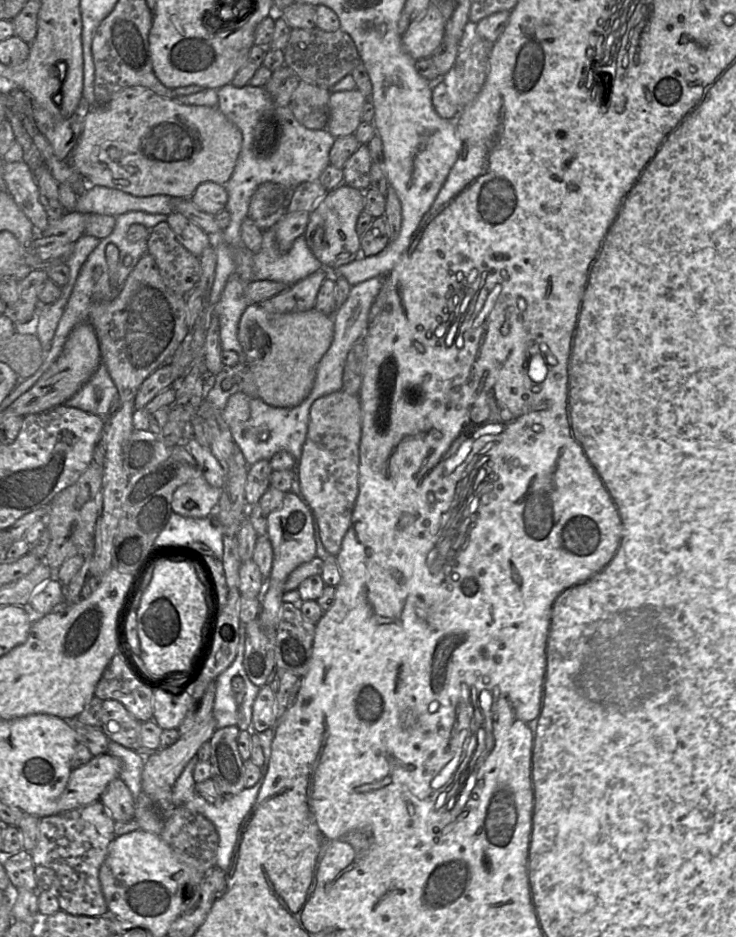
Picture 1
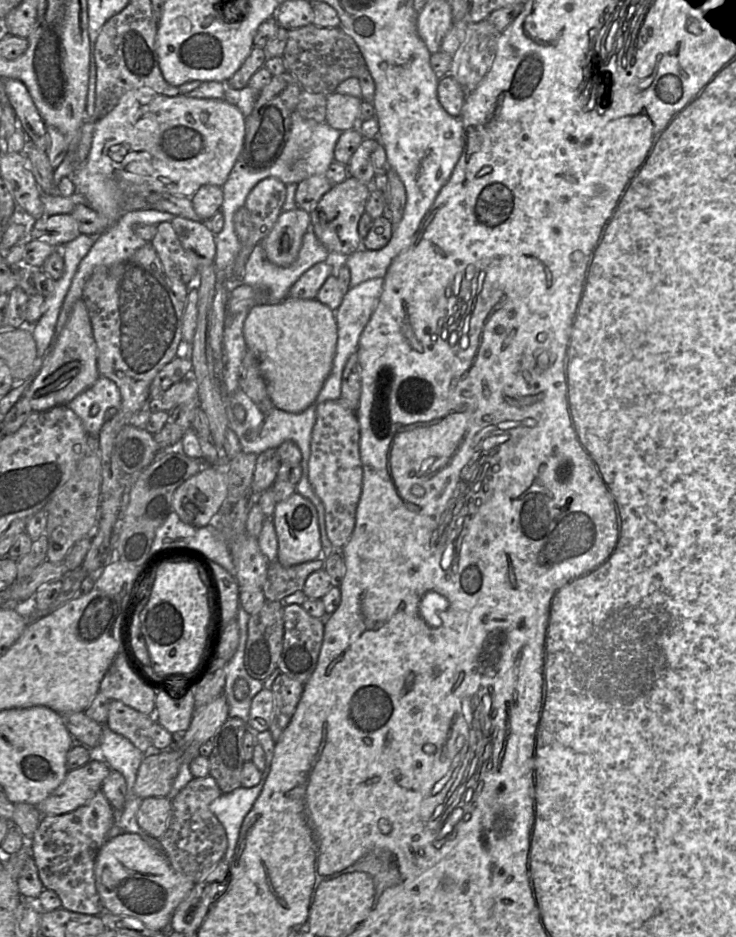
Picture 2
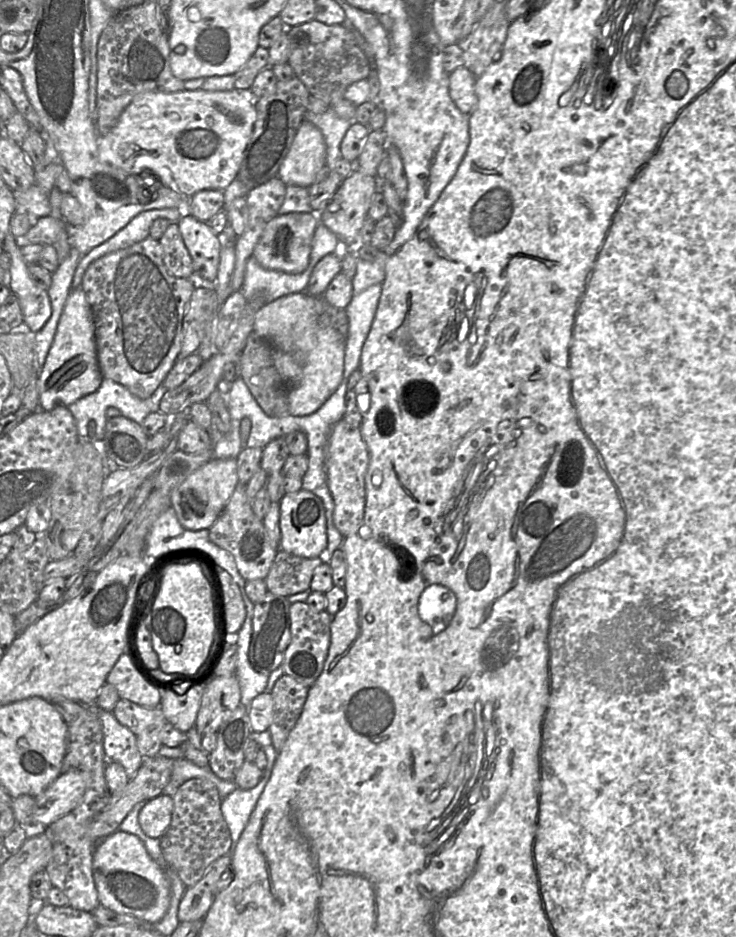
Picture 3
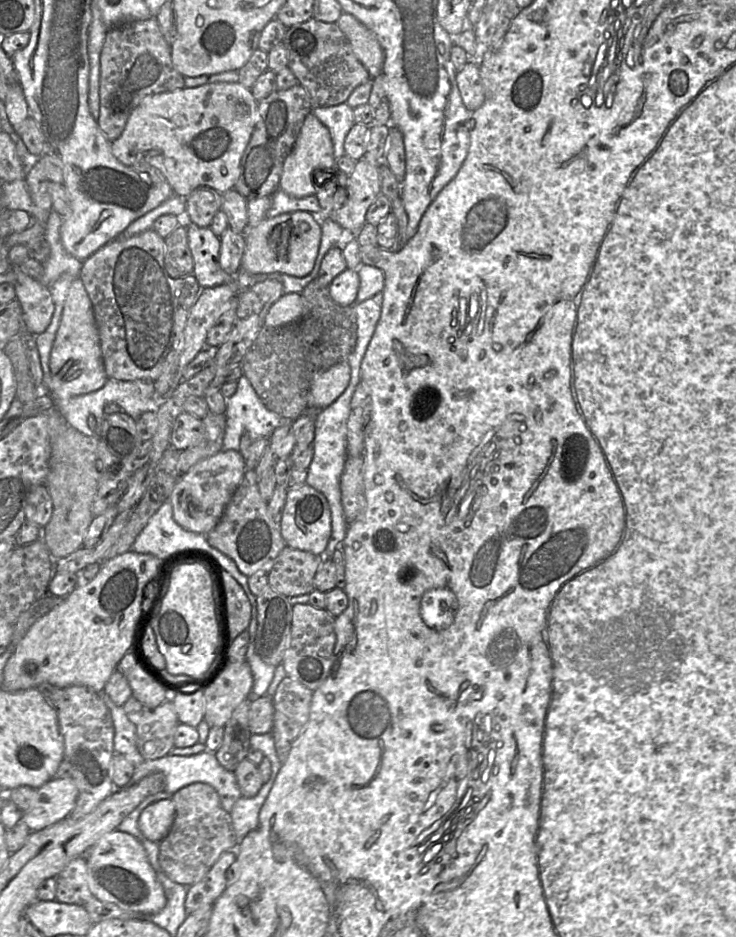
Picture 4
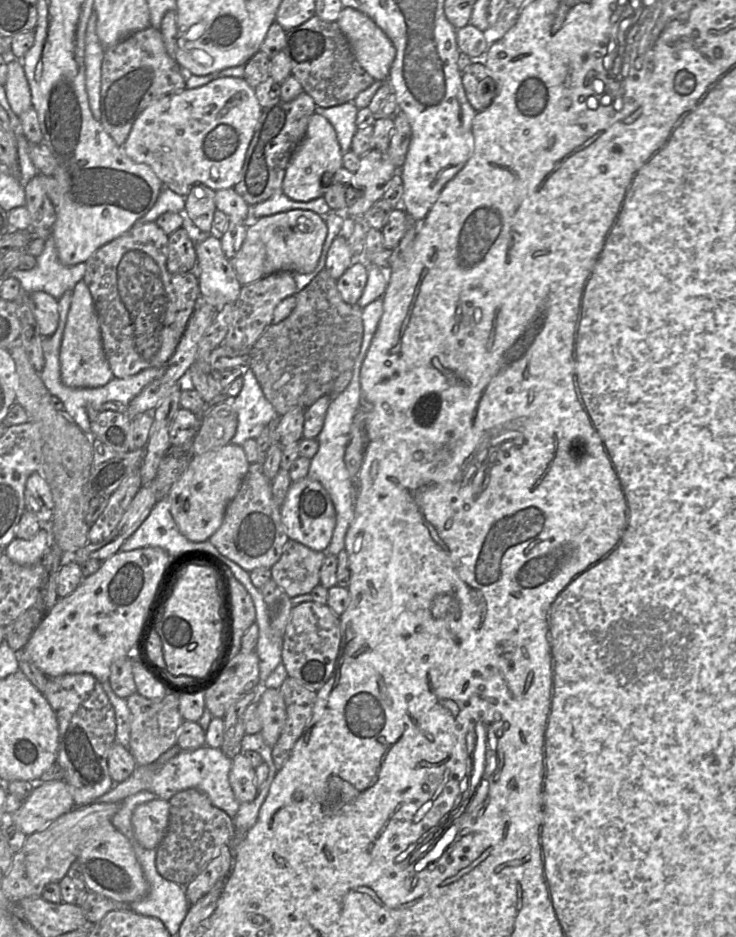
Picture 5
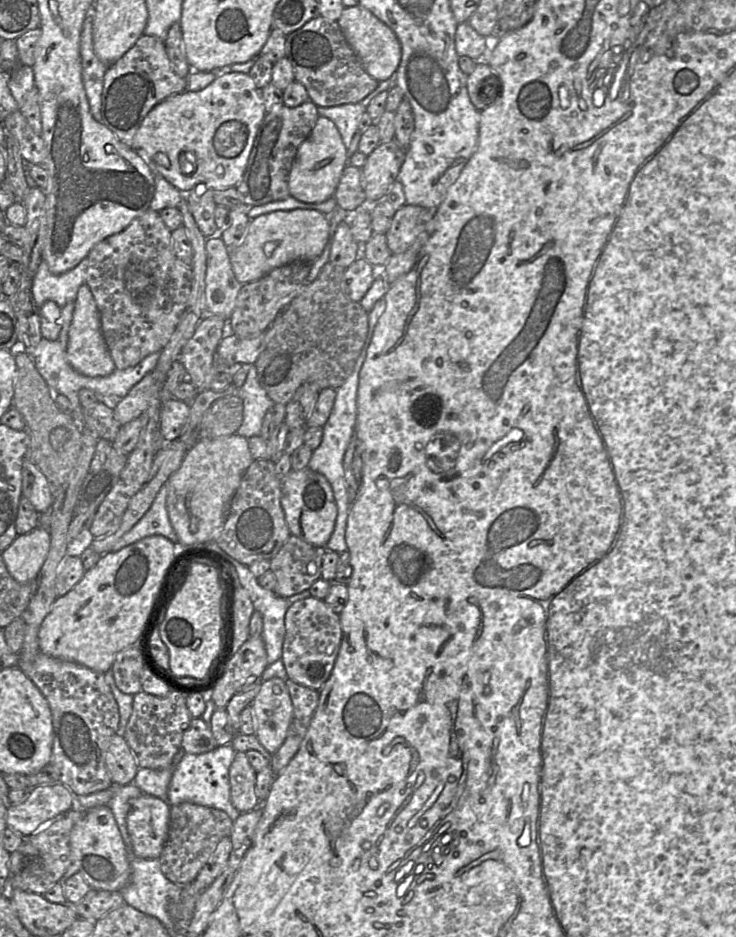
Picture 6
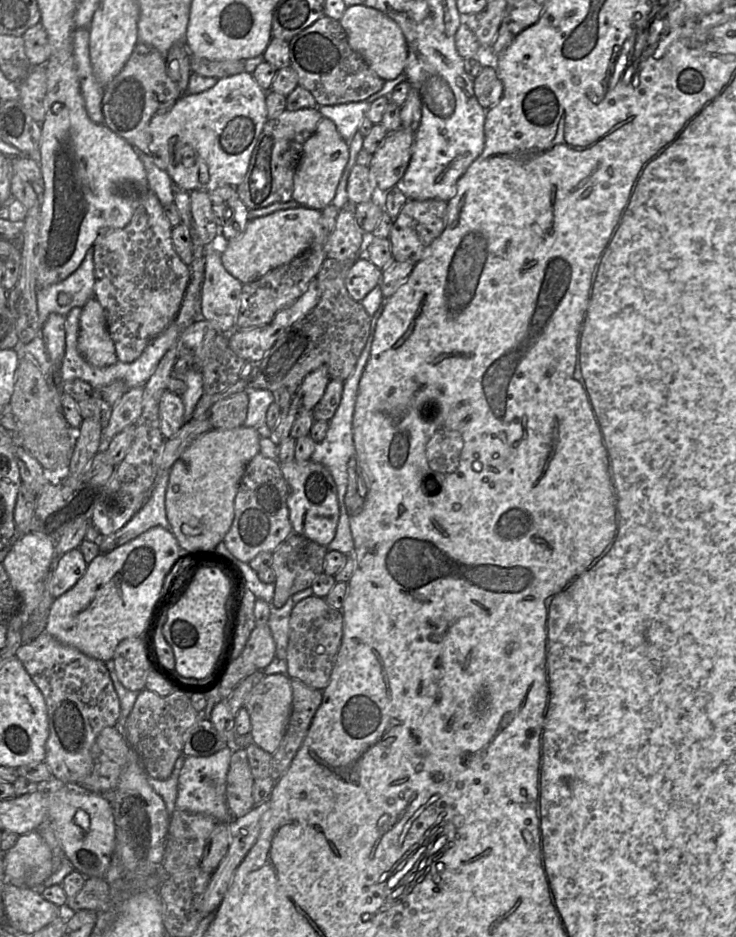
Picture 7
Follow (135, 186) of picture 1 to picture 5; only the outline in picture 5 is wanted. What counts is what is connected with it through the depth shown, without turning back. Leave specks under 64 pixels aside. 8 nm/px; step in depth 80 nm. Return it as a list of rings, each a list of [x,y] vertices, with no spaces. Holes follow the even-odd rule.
[[[217,77],[193,89],[167,94],[150,103],[137,117],[122,148],[136,163],[149,165],[171,191],[186,197],[197,183],[214,191],[233,188],[240,180],[246,152],[261,117],[261,107],[252,88],[244,78]]]

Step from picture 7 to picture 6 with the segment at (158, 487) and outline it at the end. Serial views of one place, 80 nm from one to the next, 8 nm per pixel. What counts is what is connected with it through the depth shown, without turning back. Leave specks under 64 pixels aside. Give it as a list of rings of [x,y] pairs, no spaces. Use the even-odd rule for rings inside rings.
[[[168,481],[160,488],[151,507],[144,516],[125,533],[112,547],[111,552],[118,551],[145,537],[161,535],[175,545],[179,544],[178,536],[173,529],[167,510]]]

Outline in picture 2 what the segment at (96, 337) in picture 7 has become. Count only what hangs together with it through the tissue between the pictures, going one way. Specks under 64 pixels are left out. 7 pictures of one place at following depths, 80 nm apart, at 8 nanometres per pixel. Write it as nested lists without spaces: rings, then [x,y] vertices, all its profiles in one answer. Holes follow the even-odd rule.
[[[83,298],[76,301],[72,312],[51,350],[46,354],[37,376],[24,392],[32,411],[45,411],[67,404],[90,388],[98,379],[97,345],[89,313]]]

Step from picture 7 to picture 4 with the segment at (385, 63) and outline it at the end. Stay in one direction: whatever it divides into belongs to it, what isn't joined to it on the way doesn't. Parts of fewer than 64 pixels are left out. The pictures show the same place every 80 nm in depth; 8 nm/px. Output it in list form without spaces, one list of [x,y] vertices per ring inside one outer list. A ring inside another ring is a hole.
[[[343,12],[336,22],[349,40],[353,52],[373,79],[380,75],[384,64],[384,51],[375,34],[353,15]]]

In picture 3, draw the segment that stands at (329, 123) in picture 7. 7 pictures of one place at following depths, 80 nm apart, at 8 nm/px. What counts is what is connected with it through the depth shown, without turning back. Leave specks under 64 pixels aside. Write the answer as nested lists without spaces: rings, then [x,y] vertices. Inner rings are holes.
[[[303,120],[280,165],[278,177],[285,185],[308,188],[326,165],[326,143],[320,129]]]

